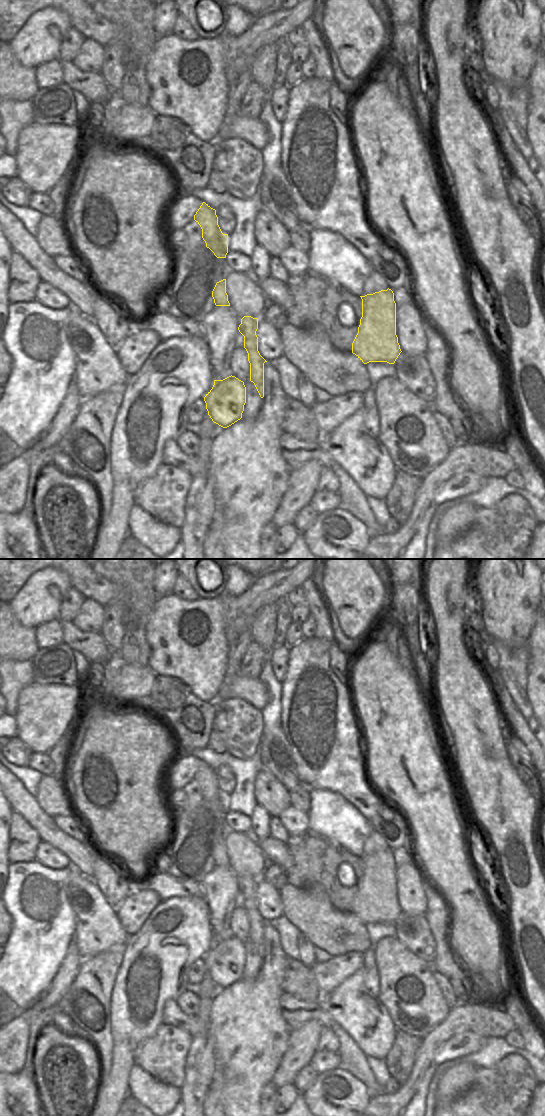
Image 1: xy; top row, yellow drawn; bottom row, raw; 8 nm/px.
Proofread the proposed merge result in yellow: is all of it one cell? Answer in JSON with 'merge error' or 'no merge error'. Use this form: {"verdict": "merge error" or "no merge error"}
{"verdict": "merge error"}

